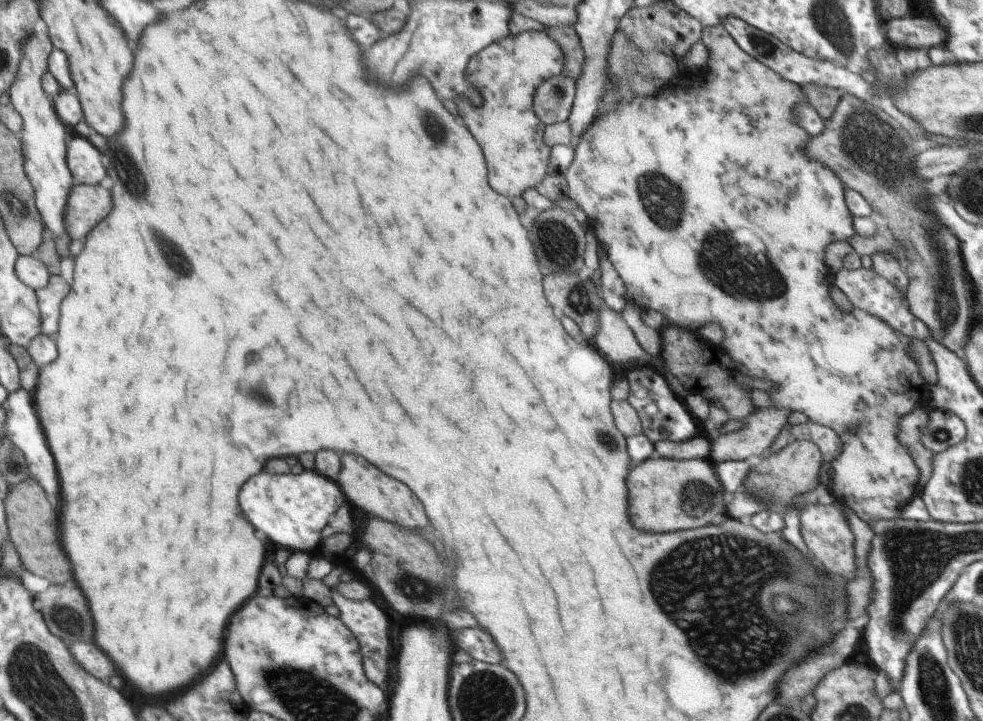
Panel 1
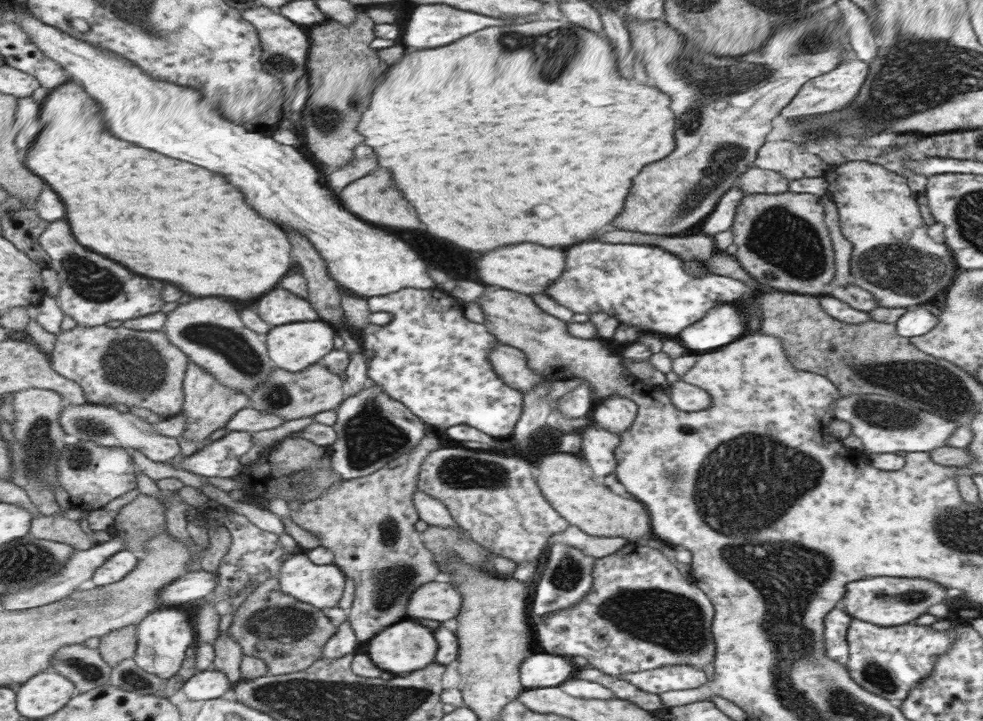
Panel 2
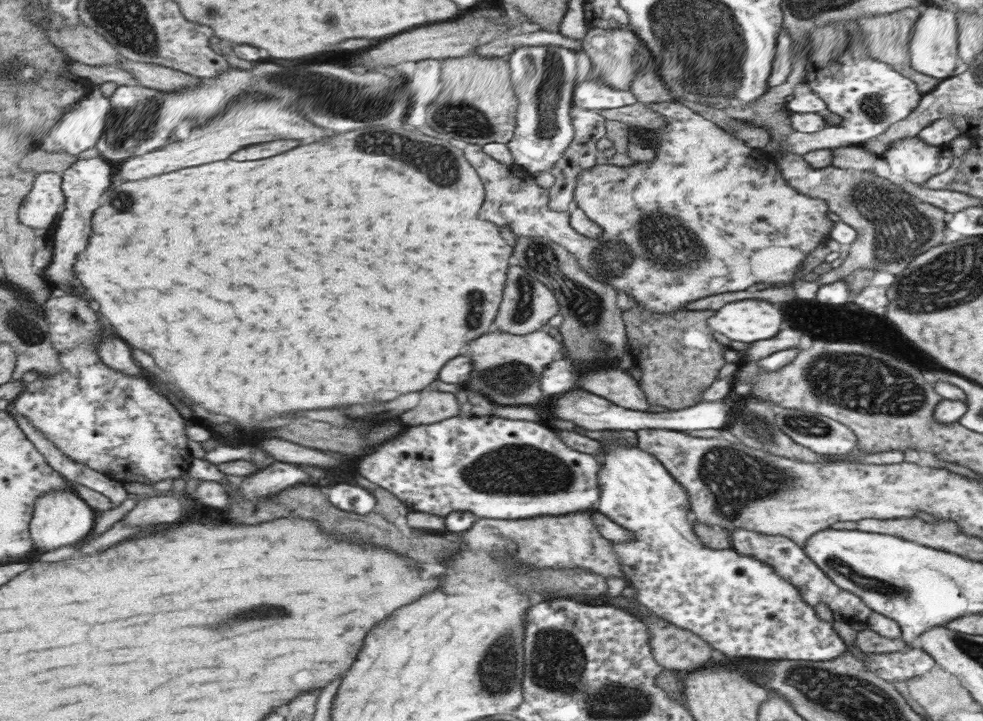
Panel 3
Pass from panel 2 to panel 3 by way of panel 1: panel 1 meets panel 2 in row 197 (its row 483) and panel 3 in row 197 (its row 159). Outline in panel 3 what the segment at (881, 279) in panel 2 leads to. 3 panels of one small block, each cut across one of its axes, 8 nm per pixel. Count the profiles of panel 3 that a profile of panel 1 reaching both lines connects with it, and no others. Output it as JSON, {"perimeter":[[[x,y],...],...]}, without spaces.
{"perimeter":[[[672,100],[671,102],[661,102],[655,104],[655,102],[649,102],[649,104],[643,104],[651,110],[657,112],[663,117],[664,124],[657,131],[658,133],[644,133],[643,137],[649,137],[650,142],[654,146],[654,156],[649,161],[639,162],[639,164],[633,164],[631,166],[616,166],[609,164],[594,164],[591,168],[583,170],[579,176],[577,176],[577,184],[573,188],[572,194],[572,206],[577,206],[581,211],[585,213],[585,216],[591,220],[591,222],[597,223],[597,226],[601,226],[601,235],[597,239],[585,237],[585,235],[577,233],[573,230],[568,212],[553,211],[547,207],[547,193],[548,189],[541,187],[531,174],[516,166],[507,166],[504,163],[498,163],[496,159],[492,159],[489,155],[484,153],[482,146],[479,145],[466,145],[463,148],[464,158],[472,165],[477,166],[476,174],[481,174],[481,182],[485,182],[485,194],[489,194],[489,198],[485,198],[485,210],[481,210],[481,218],[485,218],[487,222],[497,222],[497,226],[509,226],[511,234],[515,234],[517,238],[527,237],[541,237],[549,242],[555,242],[559,244],[561,248],[565,248],[569,254],[573,254],[577,267],[586,272],[587,275],[593,275],[593,278],[598,282],[608,285],[613,288],[613,291],[617,294],[625,294],[629,299],[632,299],[637,305],[637,309],[649,310],[651,314],[669,314],[669,312],[675,312],[683,309],[683,306],[689,304],[689,302],[695,302],[699,298],[705,298],[705,296],[713,296],[713,294],[721,294],[721,292],[735,292],[735,290],[745,290],[747,286],[755,284],[755,282],[787,282],[793,278],[797,266],[801,264],[801,260],[815,249],[819,242],[823,243],[823,240],[827,238],[827,232],[832,230],[831,220],[825,218],[825,212],[827,212],[827,202],[821,200],[821,198],[809,198],[808,195],[801,194],[794,187],[787,184],[781,176],[780,168],[775,164],[775,158],[769,153],[761,152],[759,149],[749,148],[745,146],[745,142],[732,137],[729,132],[725,132],[719,128],[714,122],[707,120],[703,117],[701,108],[693,108],[691,104],[679,104],[680,100]]]}

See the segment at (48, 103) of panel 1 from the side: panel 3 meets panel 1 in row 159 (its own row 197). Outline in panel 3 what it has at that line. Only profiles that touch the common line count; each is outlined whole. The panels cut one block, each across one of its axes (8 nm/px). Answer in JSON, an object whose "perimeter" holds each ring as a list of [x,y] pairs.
{"perimeter":[[[45,172],[37,176],[33,190],[24,198],[19,218],[25,226],[47,229],[66,208],[64,176],[57,172]]]}

